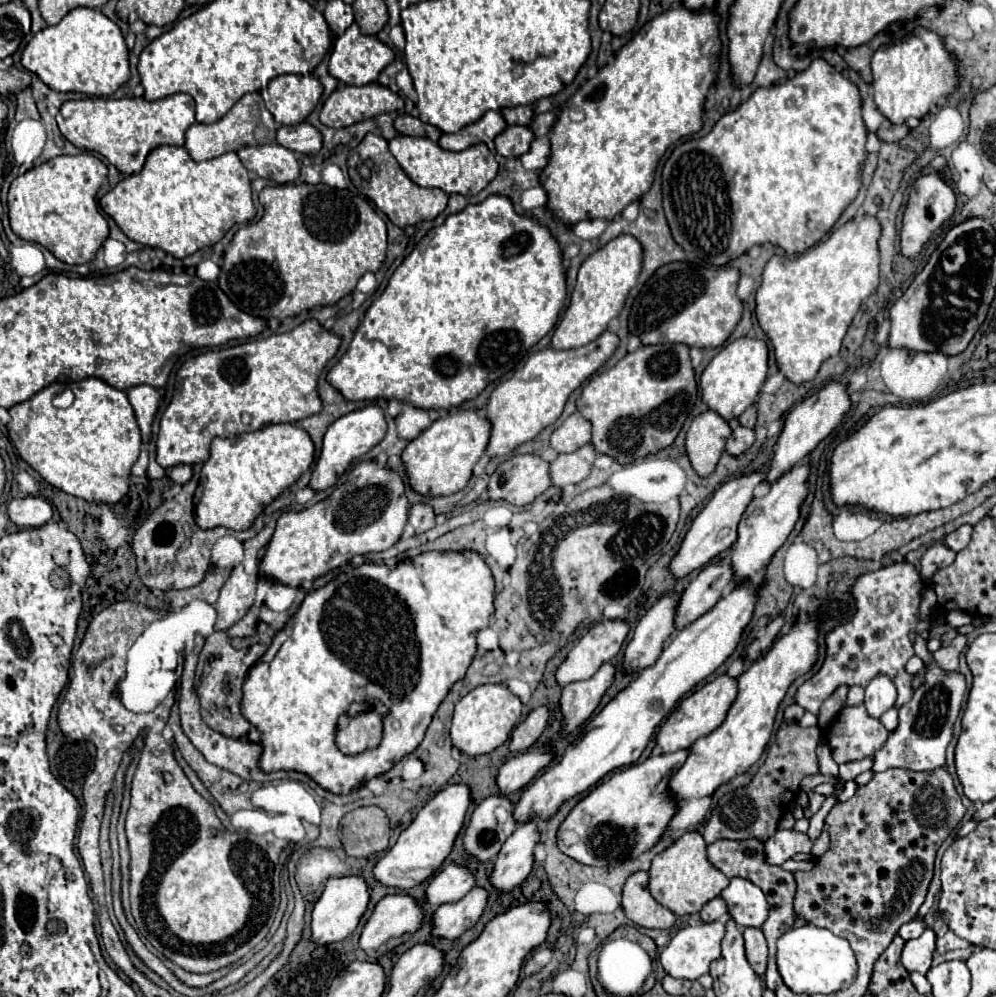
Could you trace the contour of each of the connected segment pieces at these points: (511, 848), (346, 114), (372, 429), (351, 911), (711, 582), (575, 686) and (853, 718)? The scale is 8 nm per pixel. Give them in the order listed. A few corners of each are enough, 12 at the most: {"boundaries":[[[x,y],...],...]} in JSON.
{"boundaries":[[[517,824],[493,866],[491,884],[509,892],[529,876],[541,832]],[[373,82],[337,88],[321,122],[345,128],[403,110],[403,100]],[[371,404],[335,420],[309,488],[323,492],[385,436]],[[363,876],[329,878],[313,942],[345,940],[369,904]],[[707,564],[681,596],[675,626],[711,610],[733,586],[731,564]],[[615,662],[561,694],[565,730],[573,732],[599,706],[615,680]],[[863,704],[823,730],[837,764],[875,754],[891,732]]]}

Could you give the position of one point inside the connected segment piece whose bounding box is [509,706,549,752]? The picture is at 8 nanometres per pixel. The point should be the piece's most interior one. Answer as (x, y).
(527, 733)

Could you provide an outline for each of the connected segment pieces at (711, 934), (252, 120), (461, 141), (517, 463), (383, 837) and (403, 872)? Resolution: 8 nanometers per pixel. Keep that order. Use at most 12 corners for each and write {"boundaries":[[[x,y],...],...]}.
{"boundaries":[[[725,924],[681,928],[659,962],[697,980],[719,958]],[[245,94],[221,120],[193,124],[195,162],[275,142],[261,94]],[[491,110],[455,134],[443,134],[443,150],[489,144],[505,128],[501,112]],[[519,454],[497,466],[489,498],[527,506],[549,484],[549,464]],[[377,806],[341,820],[349,856],[367,858],[389,846],[389,818]],[[469,784],[439,790],[375,864],[375,878],[409,890],[453,850]]]}

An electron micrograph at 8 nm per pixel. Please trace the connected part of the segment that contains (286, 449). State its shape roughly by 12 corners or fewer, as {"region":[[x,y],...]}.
{"region":[[295,424],[215,438],[197,526],[247,530],[309,470]]}

